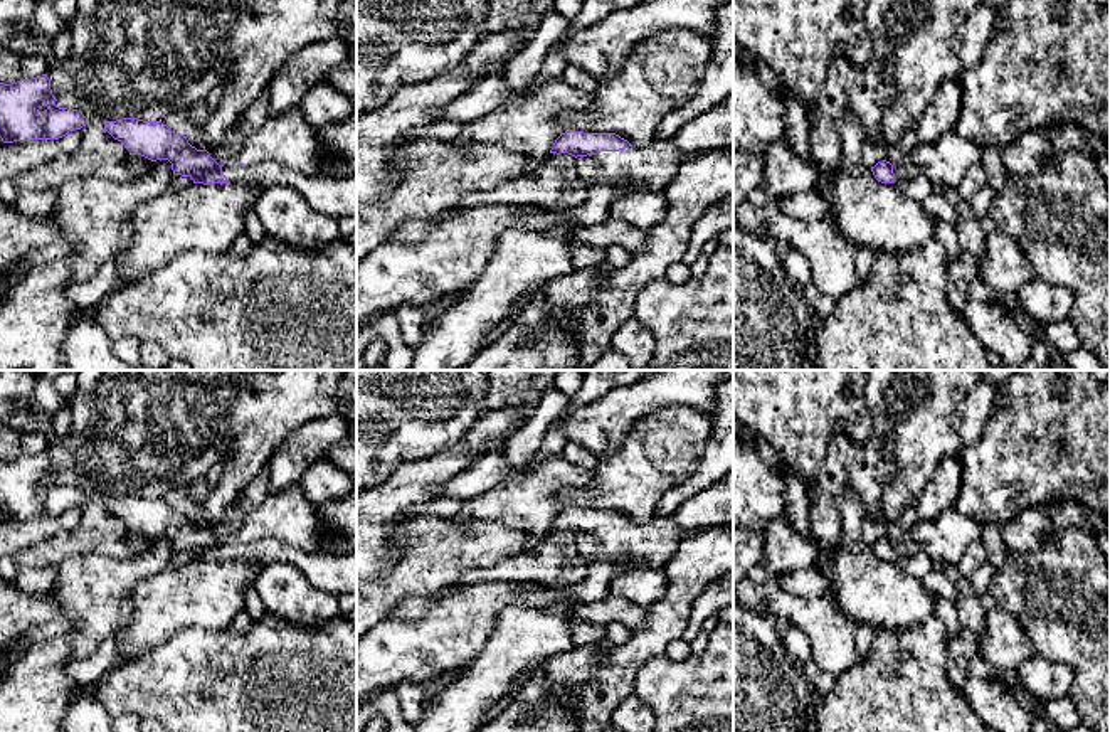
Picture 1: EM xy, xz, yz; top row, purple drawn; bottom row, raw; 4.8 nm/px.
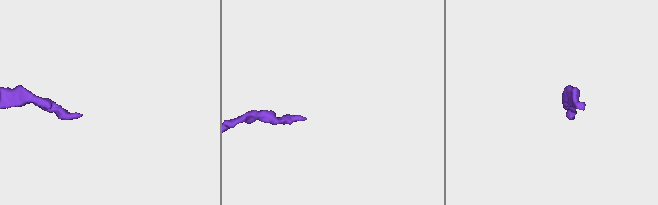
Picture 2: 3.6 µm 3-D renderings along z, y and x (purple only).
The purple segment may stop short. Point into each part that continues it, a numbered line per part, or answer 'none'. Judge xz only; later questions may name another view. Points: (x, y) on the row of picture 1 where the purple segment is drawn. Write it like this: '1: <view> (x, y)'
1: xz (651, 169)

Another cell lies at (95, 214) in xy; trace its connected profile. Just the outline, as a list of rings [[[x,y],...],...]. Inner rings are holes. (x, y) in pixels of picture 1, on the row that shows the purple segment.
[[[130,155],[133,177],[124,182],[79,177],[56,187],[57,202],[49,214],[71,247],[71,278],[91,279],[133,242],[133,212],[138,205],[170,190],[168,160],[151,162]]]

